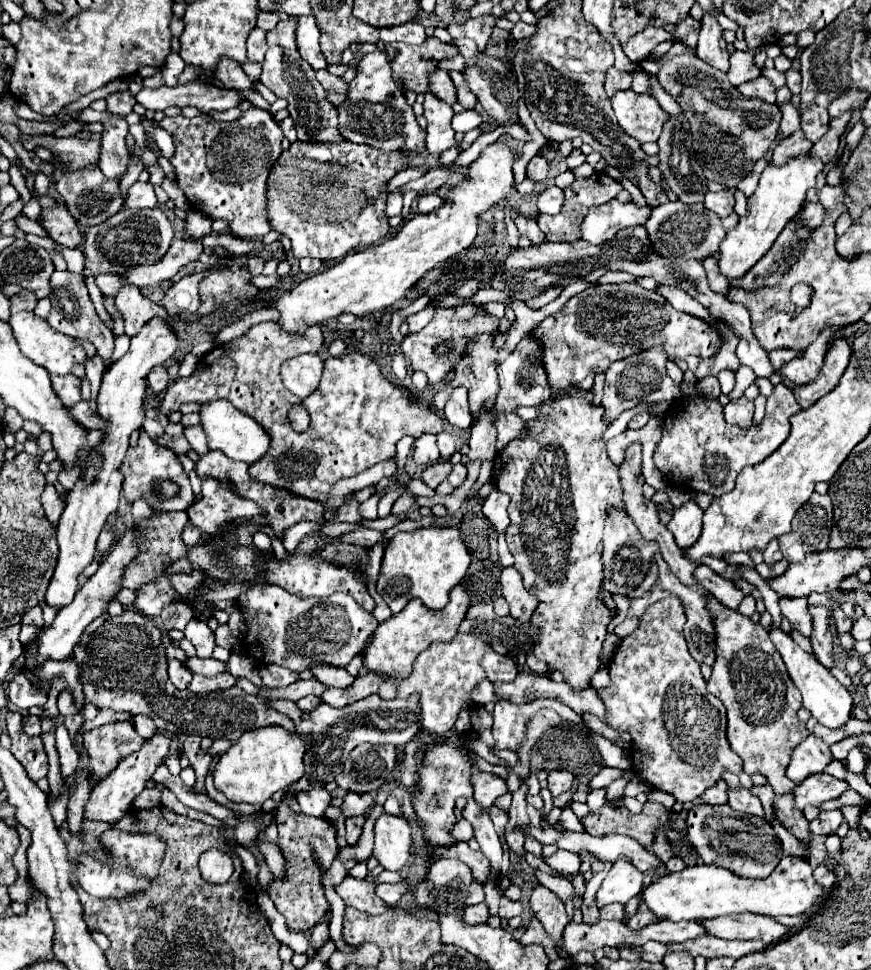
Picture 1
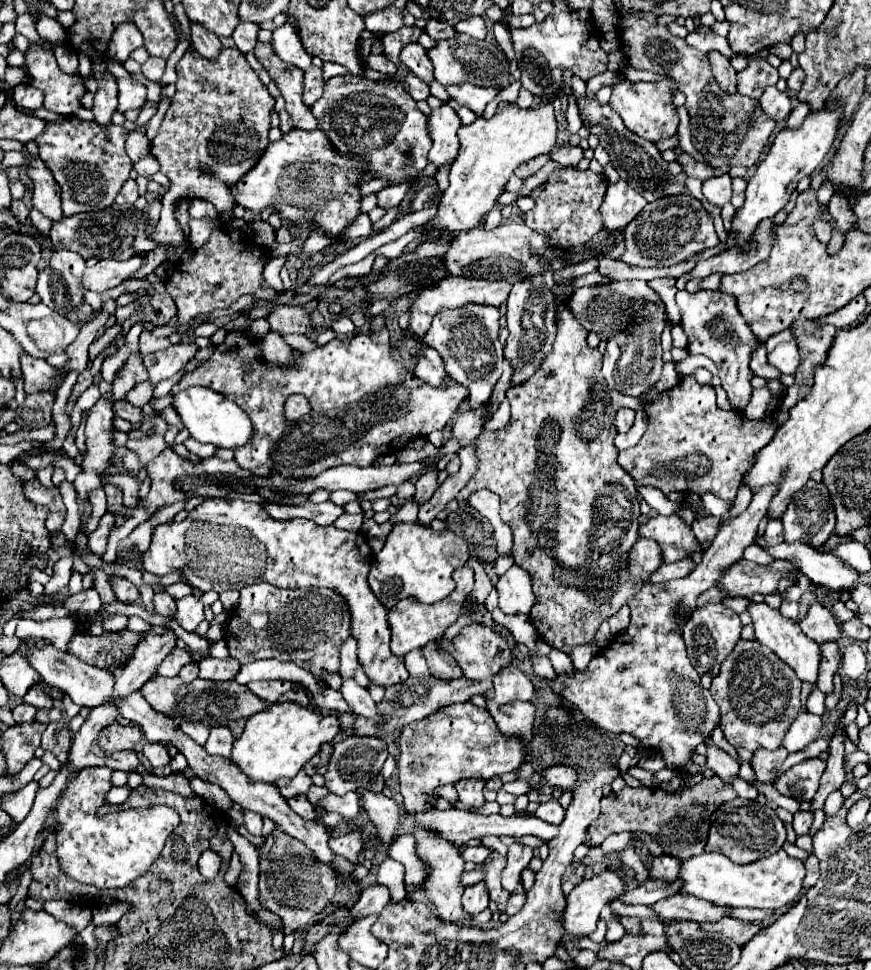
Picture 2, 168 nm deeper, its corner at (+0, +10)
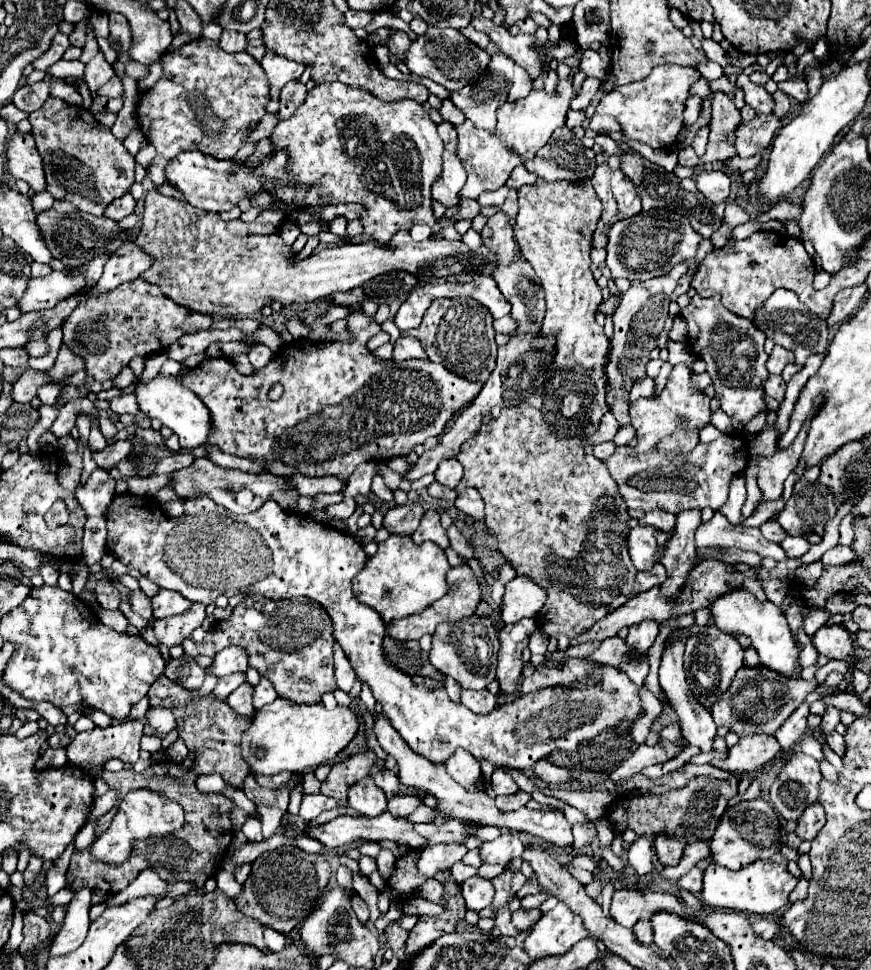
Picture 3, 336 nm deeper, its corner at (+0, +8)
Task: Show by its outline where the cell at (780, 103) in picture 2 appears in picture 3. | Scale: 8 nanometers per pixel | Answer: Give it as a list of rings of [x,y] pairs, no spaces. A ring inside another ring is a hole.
[[[740,74],[740,76],[736,78],[736,86],[744,92],[746,104],[748,104],[750,108],[754,108],[756,114],[770,114],[770,112],[772,112],[774,100],[772,100],[772,96],[764,90],[764,86],[752,84],[746,74]]]

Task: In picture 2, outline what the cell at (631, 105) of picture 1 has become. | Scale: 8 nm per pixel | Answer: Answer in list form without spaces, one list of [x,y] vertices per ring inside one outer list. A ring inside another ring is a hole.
[[[622,80],[612,88],[610,106],[618,112],[618,116],[624,120],[624,126],[632,130],[634,134],[648,138],[650,142],[658,142],[662,138],[670,138],[678,130],[678,116],[676,106],[672,104],[672,88],[676,84],[672,80],[664,80],[658,84],[652,82],[630,82]]]

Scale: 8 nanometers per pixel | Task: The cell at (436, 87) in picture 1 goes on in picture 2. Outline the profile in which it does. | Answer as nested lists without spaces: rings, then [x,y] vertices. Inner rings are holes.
[[[414,42],[410,46],[406,46],[402,52],[400,52],[400,60],[418,76],[422,78],[426,84],[430,84],[434,80],[434,66],[426,54],[426,50]]]

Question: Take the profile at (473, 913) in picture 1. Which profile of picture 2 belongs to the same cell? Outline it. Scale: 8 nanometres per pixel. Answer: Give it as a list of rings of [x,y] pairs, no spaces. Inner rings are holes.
[[[478,882],[474,886],[468,886],[464,890],[462,906],[470,914],[478,914],[478,912],[482,912],[482,910],[488,908],[488,892],[486,892],[486,888],[484,888],[482,882]]]

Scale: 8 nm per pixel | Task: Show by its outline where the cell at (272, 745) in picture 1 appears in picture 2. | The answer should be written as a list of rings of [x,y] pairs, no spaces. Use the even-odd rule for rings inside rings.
[[[294,702],[274,704],[272,708],[250,716],[242,736],[234,742],[232,758],[250,782],[276,782],[278,778],[292,778],[318,752],[322,742],[334,740],[340,730],[336,714],[316,714],[310,708]]]

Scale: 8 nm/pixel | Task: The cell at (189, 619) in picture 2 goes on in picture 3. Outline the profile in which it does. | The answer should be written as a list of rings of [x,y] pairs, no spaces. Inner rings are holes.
[[[160,588],[160,592],[150,598],[150,602],[154,608],[154,618],[170,618],[190,608],[190,600],[186,600],[180,592],[164,588]]]

